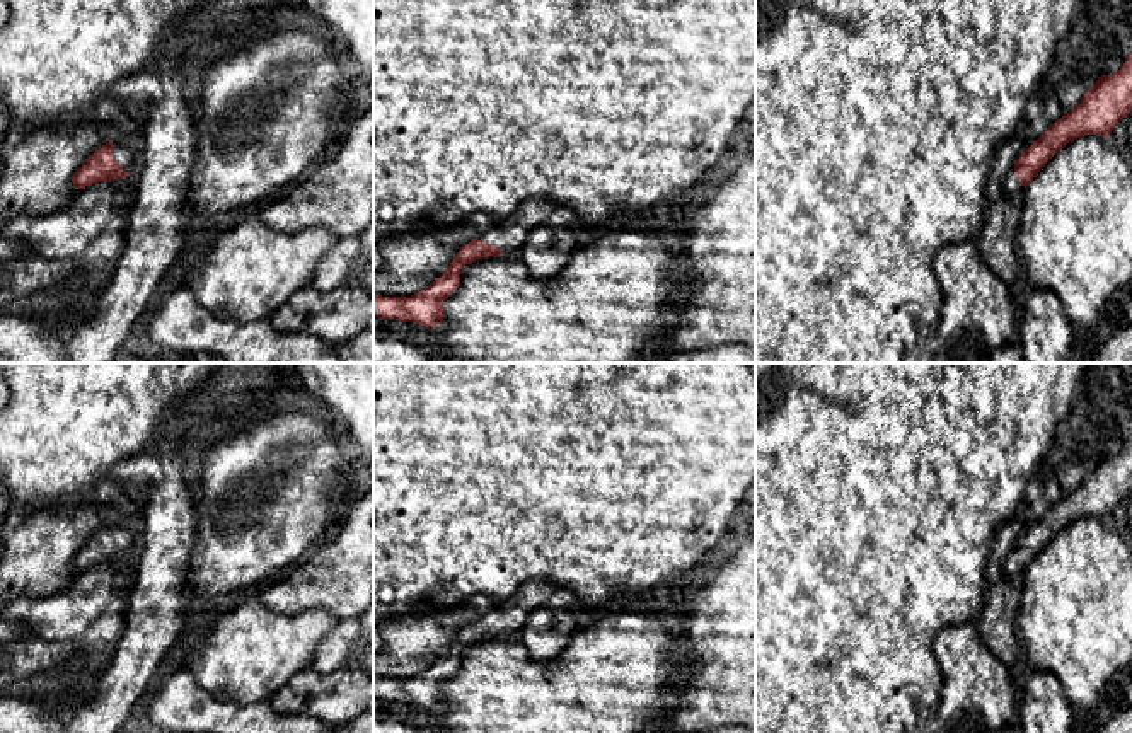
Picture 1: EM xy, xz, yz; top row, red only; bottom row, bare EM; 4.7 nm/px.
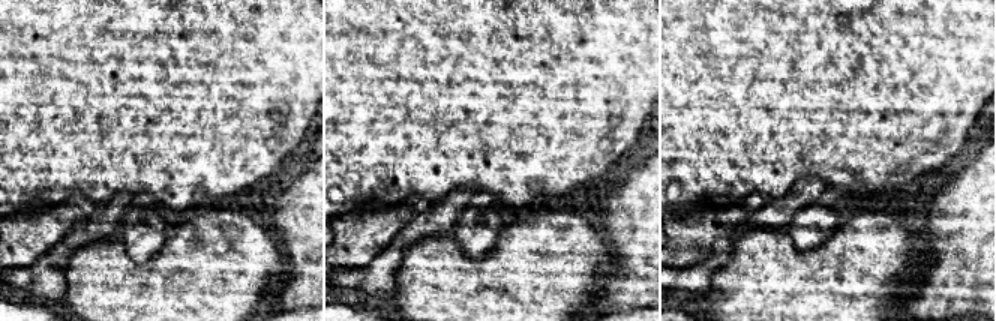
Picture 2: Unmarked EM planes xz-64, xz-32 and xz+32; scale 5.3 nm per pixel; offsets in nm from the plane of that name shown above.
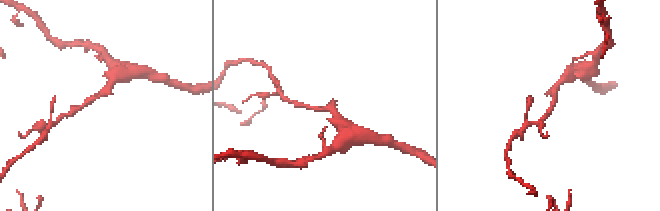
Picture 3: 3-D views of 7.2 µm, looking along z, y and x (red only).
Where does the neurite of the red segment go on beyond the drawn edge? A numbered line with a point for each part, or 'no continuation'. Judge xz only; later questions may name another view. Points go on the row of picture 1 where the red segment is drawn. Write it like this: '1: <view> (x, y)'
1: xz (507, 234)

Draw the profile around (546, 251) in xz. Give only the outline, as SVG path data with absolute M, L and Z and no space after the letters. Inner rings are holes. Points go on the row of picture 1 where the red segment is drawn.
M539 225L525 237L518 257L530 276L547 280L566 268L576 249L578 242L573 230Z

